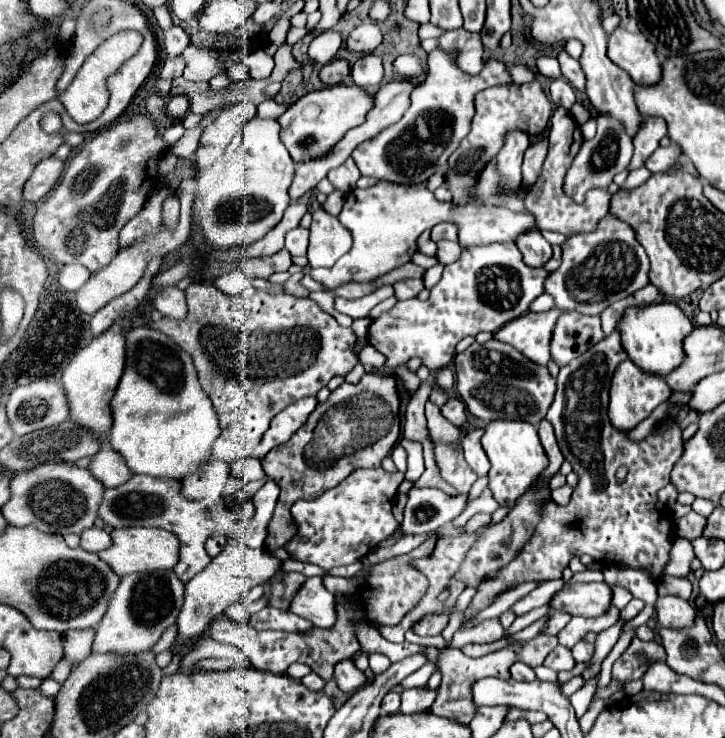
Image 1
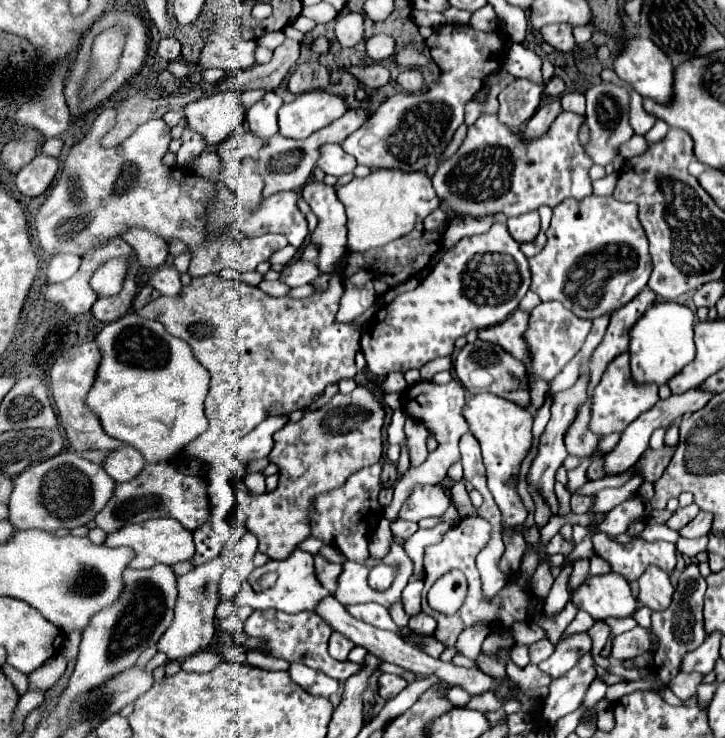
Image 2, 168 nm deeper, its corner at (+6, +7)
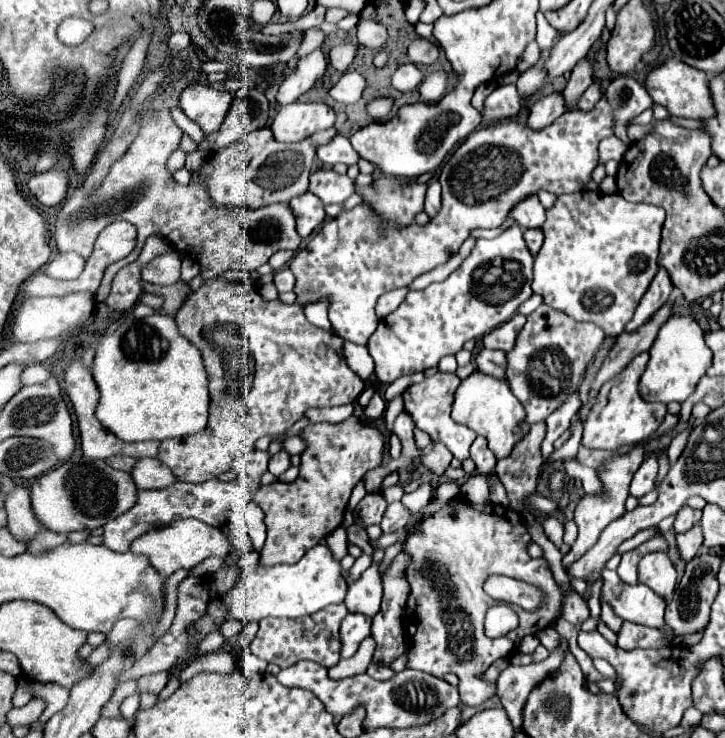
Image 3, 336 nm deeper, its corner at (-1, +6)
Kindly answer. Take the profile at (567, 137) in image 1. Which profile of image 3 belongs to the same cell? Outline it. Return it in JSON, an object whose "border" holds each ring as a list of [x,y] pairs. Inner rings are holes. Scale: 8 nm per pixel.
{"border":[[[605,97],[593,111],[563,113],[547,125],[547,129],[539,131],[527,129],[527,125],[515,121],[497,121],[479,127],[445,161],[439,175],[443,209],[429,225],[421,227],[413,223],[393,229],[387,239],[381,239],[381,221],[367,205],[357,205],[325,221],[289,263],[289,269],[297,277],[297,301],[307,305],[329,297],[329,321],[333,331],[345,341],[367,345],[367,339],[379,323],[373,309],[383,293],[407,287],[421,273],[445,263],[459,251],[471,229],[501,227],[523,197],[537,195],[541,189],[557,193],[557,197],[583,191],[599,165],[597,145],[609,135],[613,135],[613,121]]]}

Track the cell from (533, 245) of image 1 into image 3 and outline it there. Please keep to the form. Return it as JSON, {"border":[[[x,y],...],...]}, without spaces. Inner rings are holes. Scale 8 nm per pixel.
{"border":[[[537,195],[523,199],[519,205],[515,205],[515,209],[511,211],[511,217],[523,227],[523,229],[541,229],[545,217],[545,209],[539,203]]]}

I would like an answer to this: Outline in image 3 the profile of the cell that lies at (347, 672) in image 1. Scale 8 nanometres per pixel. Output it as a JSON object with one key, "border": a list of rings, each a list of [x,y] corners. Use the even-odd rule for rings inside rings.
{"border":[[[349,613],[343,623],[341,623],[341,657],[347,659],[347,657],[353,657],[355,651],[359,649],[361,641],[365,637],[369,637],[369,627],[371,627],[371,619],[365,617],[365,615],[355,615],[355,613]]]}

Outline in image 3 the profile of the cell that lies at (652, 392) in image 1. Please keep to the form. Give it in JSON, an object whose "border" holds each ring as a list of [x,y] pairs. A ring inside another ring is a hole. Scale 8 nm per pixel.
{"border":[[[639,353],[615,379],[607,381],[597,397],[595,409],[589,413],[585,425],[583,425],[583,445],[591,449],[611,449],[617,451],[625,445],[635,445],[643,439],[647,439],[663,421],[667,413],[667,405],[663,403],[649,403],[643,401],[643,397],[637,391],[637,383],[641,373],[645,371],[645,363],[649,359],[649,353]]]}

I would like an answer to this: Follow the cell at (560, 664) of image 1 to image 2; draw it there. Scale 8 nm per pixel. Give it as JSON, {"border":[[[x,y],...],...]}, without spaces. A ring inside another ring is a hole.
{"border":[[[544,638],[544,640],[538,640],[530,646],[530,662],[532,664],[540,664],[542,660],[546,660],[550,654],[554,652],[554,646]]]}

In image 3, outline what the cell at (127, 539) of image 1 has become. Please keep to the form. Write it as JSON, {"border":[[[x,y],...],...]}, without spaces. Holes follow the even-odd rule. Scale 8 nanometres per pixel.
{"border":[[[179,519],[173,523],[161,525],[159,529],[151,529],[151,533],[143,533],[143,537],[137,537],[131,543],[131,551],[147,555],[153,569],[163,577],[169,577],[177,569],[191,569],[209,555],[227,557],[231,553],[231,549],[233,549],[233,545],[227,541],[227,537],[221,533],[221,529],[209,527],[197,519]]]}

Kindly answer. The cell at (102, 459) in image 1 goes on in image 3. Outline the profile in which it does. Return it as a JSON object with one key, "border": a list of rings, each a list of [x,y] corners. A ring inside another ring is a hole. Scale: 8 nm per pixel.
{"border":[[[151,457],[137,459],[137,463],[131,471],[131,477],[133,477],[137,489],[163,489],[177,481],[161,461],[151,459]]]}

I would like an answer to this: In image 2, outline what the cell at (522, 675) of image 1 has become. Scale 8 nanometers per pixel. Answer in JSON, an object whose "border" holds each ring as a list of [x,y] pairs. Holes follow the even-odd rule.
{"border":[[[516,644],[516,646],[512,648],[512,660],[514,660],[518,666],[522,666],[522,668],[528,666],[528,662],[530,662],[530,660],[528,660],[528,646],[518,646],[518,644]]]}

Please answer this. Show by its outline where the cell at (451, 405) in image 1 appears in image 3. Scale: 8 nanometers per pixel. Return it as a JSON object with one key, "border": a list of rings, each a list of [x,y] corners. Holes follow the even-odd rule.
{"border":[[[435,373],[433,377],[427,377],[425,381],[411,385],[403,391],[403,405],[405,411],[413,417],[415,427],[429,433],[433,441],[441,441],[449,447],[449,451],[453,453],[453,457],[457,457],[459,461],[469,459],[469,447],[475,441],[475,431],[467,429],[465,425],[459,425],[451,419],[451,405],[453,405],[453,395],[455,389],[459,387],[461,379],[455,373]]]}

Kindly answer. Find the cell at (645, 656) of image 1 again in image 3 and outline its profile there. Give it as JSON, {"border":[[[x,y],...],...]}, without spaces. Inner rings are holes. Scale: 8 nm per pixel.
{"border":[[[629,621],[623,623],[623,629],[619,631],[617,637],[619,637],[617,645],[625,651],[631,651],[631,649],[667,649],[671,645],[661,629],[651,629],[651,627],[629,623]]]}

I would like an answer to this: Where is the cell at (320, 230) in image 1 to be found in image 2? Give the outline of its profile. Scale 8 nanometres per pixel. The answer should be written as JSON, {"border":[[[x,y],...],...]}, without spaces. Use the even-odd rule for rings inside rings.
{"border":[[[310,182],[302,188],[302,198],[318,216],[318,228],[312,232],[312,242],[320,246],[318,268],[332,272],[346,252],[346,214],[332,186]]]}

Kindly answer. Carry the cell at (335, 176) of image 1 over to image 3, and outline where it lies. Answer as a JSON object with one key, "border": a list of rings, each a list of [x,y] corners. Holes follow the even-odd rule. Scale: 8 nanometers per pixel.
{"border":[[[337,135],[331,143],[321,145],[317,149],[317,157],[323,165],[335,165],[335,163],[345,163],[345,165],[355,165],[359,161],[359,155],[351,147],[349,139],[343,135]]]}

